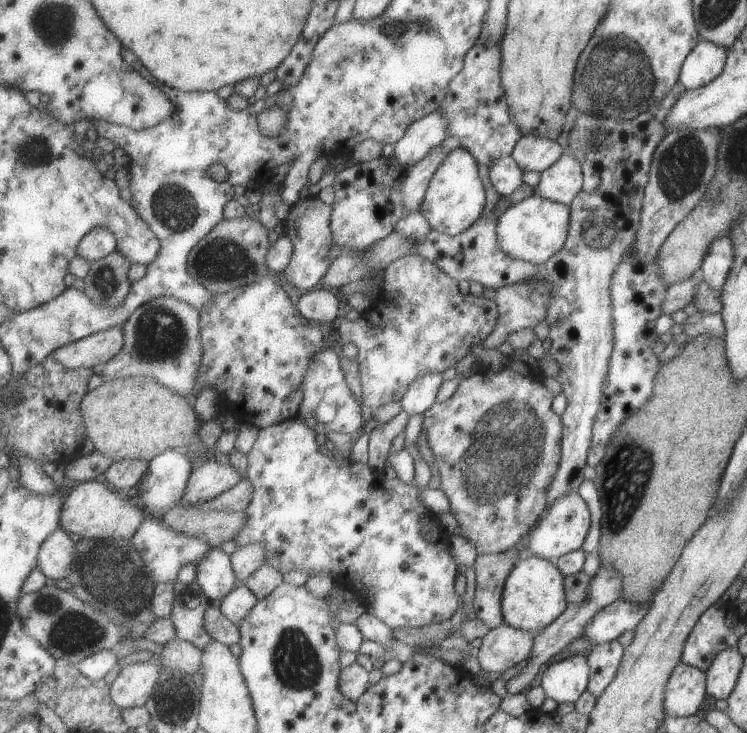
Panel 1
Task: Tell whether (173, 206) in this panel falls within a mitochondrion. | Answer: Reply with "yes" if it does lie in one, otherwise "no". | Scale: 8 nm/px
yes

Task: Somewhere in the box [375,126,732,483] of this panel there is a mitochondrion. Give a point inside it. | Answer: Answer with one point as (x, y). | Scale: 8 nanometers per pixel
(683, 163)

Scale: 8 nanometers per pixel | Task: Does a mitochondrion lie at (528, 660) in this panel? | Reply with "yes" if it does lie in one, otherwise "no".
no

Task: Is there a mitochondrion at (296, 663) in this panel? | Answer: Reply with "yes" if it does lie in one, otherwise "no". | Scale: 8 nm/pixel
yes

